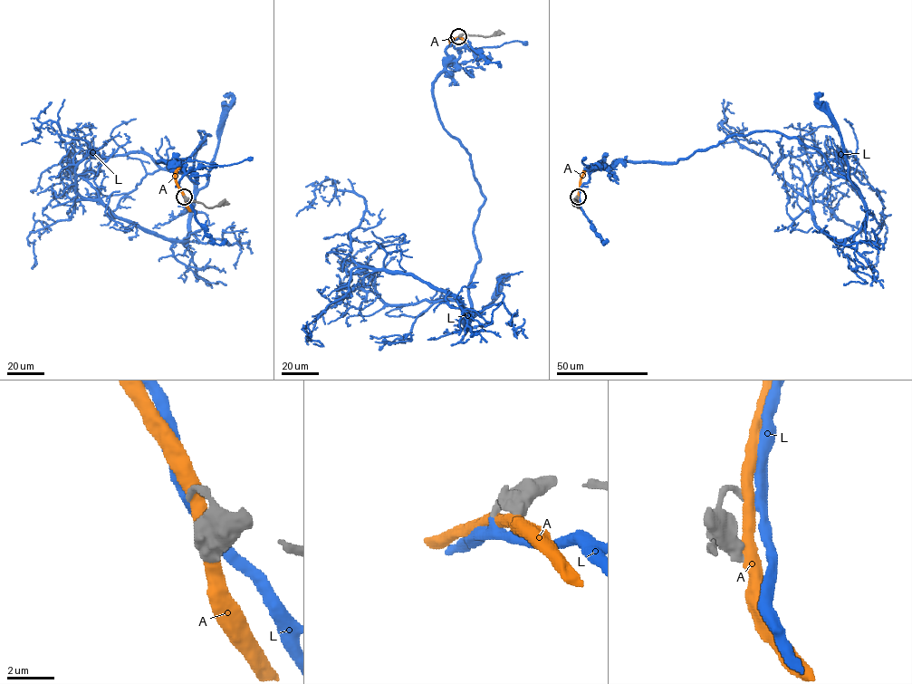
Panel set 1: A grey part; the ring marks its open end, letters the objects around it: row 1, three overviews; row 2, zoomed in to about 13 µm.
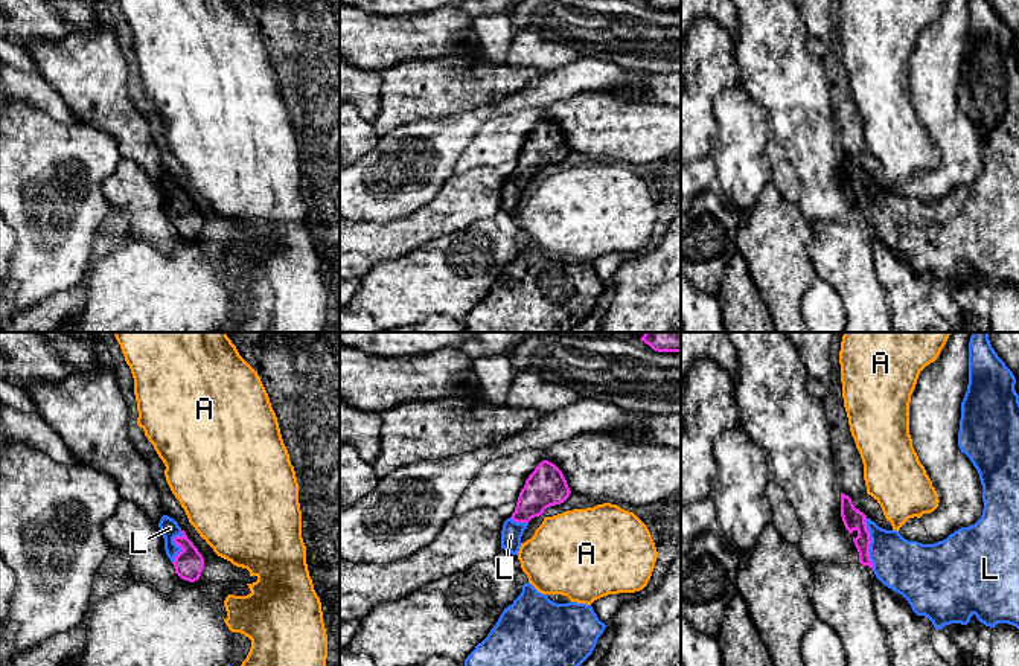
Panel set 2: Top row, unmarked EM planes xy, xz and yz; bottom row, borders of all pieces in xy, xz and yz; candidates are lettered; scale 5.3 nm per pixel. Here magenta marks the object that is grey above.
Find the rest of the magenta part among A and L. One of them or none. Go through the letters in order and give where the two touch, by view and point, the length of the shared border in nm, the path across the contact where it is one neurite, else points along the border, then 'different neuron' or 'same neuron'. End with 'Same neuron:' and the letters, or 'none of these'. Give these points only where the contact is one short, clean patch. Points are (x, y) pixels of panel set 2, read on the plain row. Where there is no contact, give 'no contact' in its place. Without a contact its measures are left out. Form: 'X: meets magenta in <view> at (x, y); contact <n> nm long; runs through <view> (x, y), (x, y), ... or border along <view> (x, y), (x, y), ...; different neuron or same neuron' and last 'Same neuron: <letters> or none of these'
A: no contact; different neuron
L: meets magenta in yz at (868, 203); contact 280 nm long; runs through yz (853, 177), (868, 192), (868, 203), (908, 226); same neuron
Same neuron: L

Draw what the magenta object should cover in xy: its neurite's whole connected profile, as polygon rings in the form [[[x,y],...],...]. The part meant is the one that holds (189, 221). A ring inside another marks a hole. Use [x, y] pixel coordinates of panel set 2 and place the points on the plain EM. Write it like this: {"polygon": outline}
{"polygon": [[[168,174],[161,175],[158,186],[165,197],[166,213],[174,223],[175,232],[184,239],[198,239],[204,227],[204,216],[186,191]]]}

